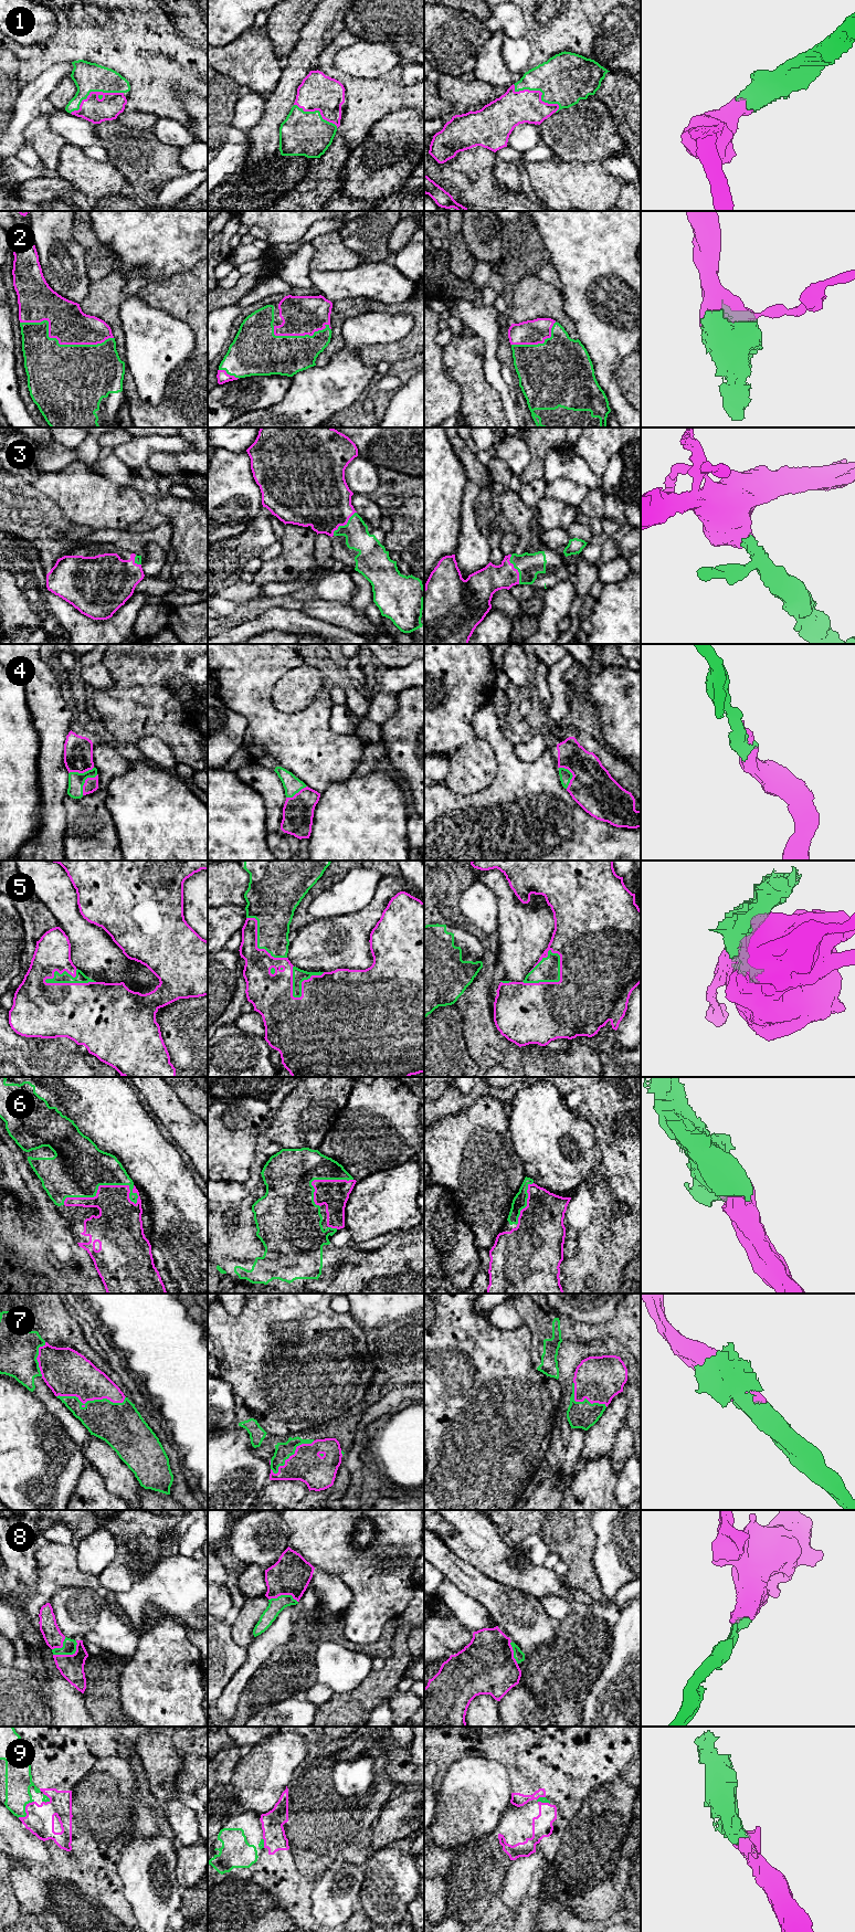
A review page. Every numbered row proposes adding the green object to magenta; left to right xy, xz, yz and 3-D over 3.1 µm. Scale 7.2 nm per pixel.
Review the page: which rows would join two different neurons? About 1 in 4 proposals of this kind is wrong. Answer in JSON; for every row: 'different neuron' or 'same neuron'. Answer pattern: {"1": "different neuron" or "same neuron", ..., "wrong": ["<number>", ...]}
{"1": "same neuron", "2": "same neuron", "3": "same neuron", "4": "same neuron", "5": "same neuron", "6": "same neuron", "7": "same neuron", "8": "same neuron", "9": "same neuron", "wrong": []}

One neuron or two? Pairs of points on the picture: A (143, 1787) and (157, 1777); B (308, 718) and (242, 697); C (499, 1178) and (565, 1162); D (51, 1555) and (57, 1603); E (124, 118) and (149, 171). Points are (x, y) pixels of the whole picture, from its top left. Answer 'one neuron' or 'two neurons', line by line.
A: two neurons
B: one neuron
C: two neurons
D: two neurons
E: two neurons

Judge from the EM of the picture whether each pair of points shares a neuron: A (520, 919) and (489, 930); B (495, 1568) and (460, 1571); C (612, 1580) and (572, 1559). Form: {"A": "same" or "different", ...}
{"A": "different", "B": "different", "C": "different"}

